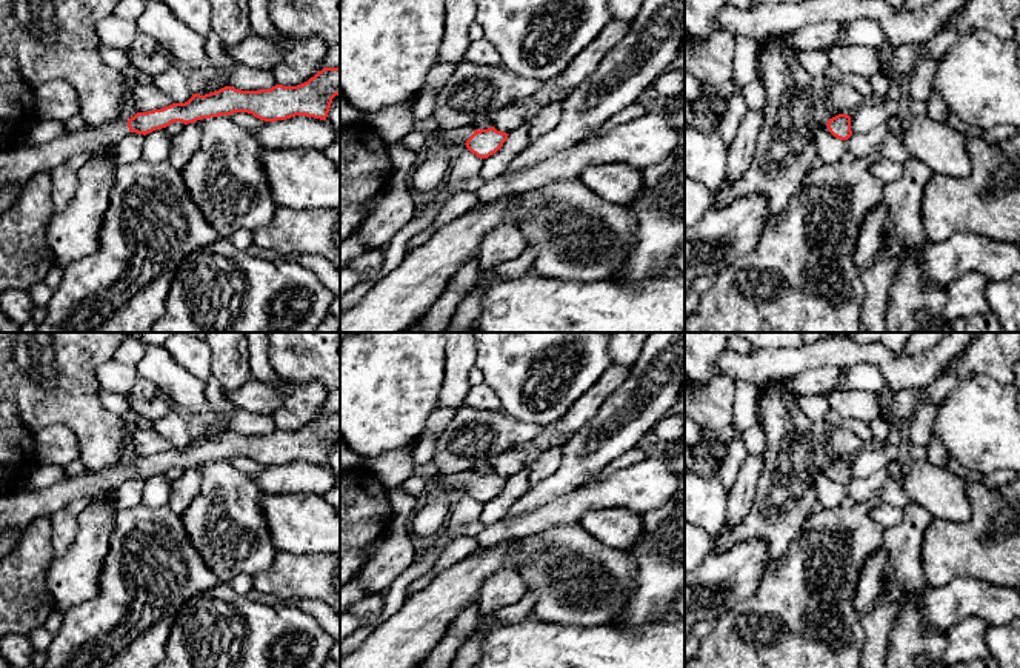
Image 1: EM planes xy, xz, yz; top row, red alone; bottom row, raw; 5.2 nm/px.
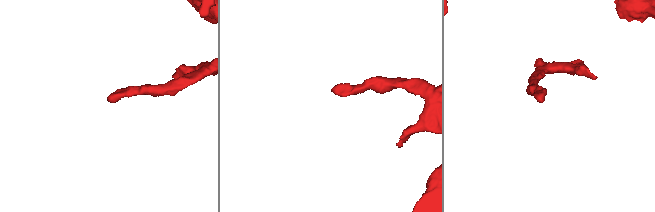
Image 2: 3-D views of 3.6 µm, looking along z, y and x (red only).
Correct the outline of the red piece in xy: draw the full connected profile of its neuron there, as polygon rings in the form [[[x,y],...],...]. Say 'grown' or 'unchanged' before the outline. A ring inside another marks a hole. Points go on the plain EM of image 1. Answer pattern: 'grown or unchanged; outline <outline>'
grown; outline [[[340,411],[323,412],[297,431],[275,429],[260,436],[225,431],[205,440],[192,439],[185,448],[137,457],[129,465],[120,465],[114,469],[97,473],[85,469],[82,474],[66,477],[46,489],[2,496],[0,533],[15,528],[25,529],[37,517],[51,517],[75,499],[94,502],[111,491],[117,491],[129,477],[146,480],[175,466],[188,469],[234,457],[248,457],[265,466],[286,465],[295,460],[326,465],[332,443],[338,439]]]

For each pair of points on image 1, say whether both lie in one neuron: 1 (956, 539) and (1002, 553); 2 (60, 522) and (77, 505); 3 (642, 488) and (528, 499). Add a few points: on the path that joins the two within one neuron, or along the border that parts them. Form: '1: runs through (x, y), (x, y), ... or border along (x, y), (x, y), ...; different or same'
1: runs through (966, 548), (991, 550); same
2: border along (65, 508), (76, 516); different
3: border along (580, 485), (528, 513); different

